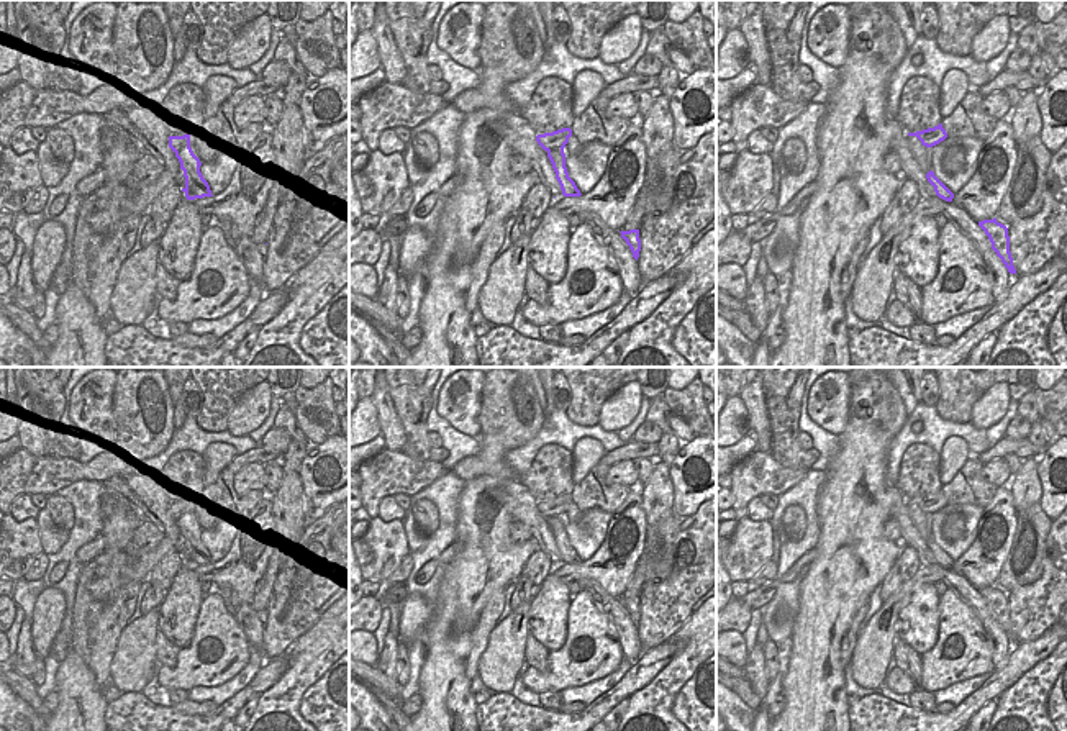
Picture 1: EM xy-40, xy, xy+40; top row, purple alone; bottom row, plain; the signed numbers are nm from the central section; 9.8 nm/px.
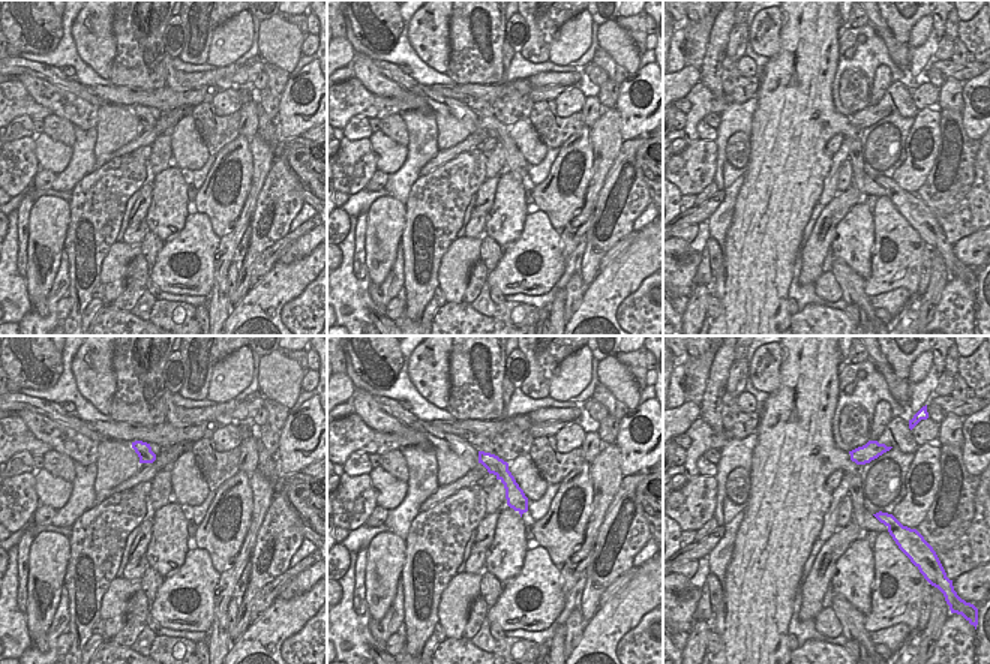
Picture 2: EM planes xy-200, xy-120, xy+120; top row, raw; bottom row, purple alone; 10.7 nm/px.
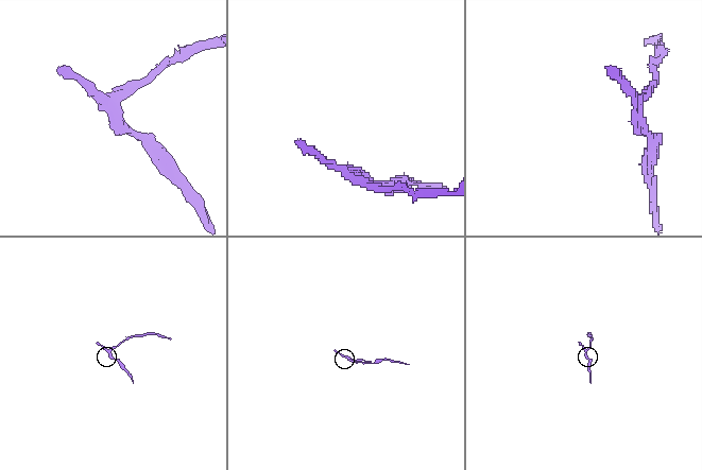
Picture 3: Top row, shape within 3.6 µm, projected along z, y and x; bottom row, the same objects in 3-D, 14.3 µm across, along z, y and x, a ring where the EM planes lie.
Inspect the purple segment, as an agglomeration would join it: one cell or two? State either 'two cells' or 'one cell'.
two cells

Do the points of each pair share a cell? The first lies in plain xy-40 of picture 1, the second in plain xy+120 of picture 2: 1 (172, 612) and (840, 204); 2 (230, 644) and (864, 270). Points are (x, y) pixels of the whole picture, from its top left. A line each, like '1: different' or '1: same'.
1: different
2: different

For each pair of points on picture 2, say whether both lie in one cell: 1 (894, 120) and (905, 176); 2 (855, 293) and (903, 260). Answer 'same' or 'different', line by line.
1: different
2: different

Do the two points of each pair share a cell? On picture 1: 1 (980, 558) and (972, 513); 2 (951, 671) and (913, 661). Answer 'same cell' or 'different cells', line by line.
1: different cells
2: different cells

